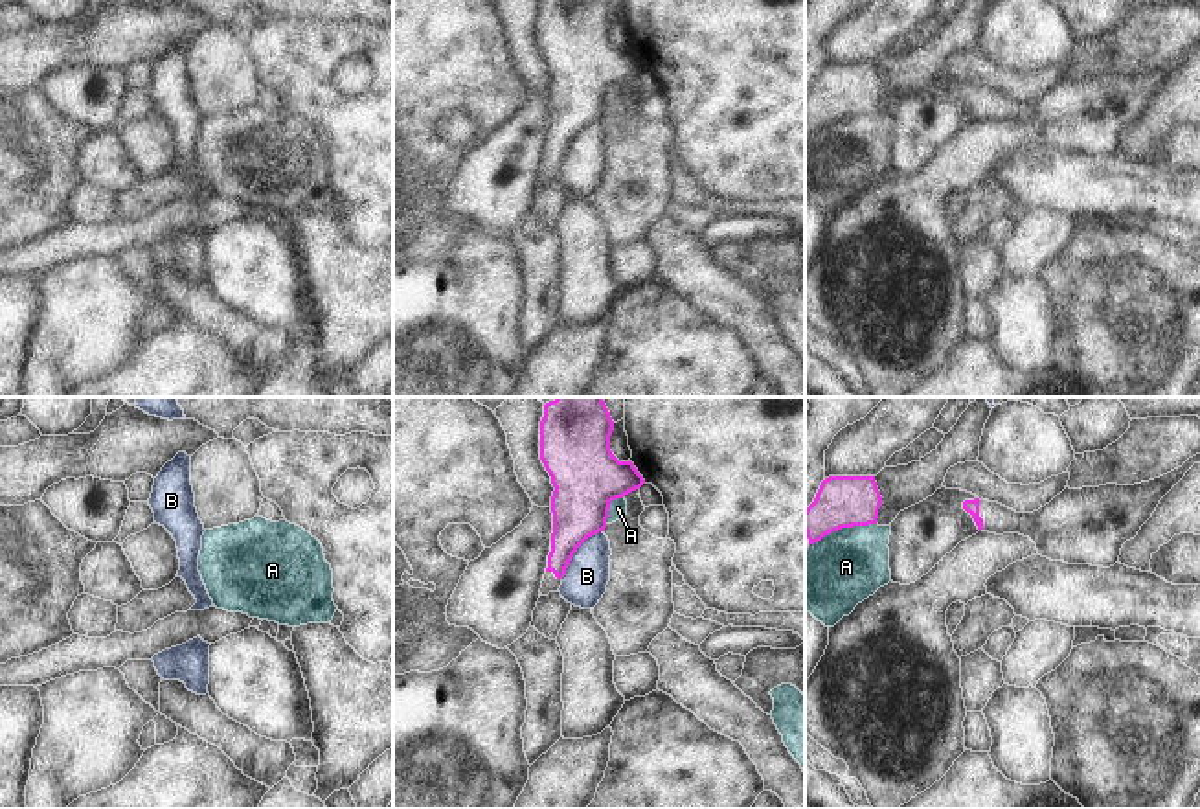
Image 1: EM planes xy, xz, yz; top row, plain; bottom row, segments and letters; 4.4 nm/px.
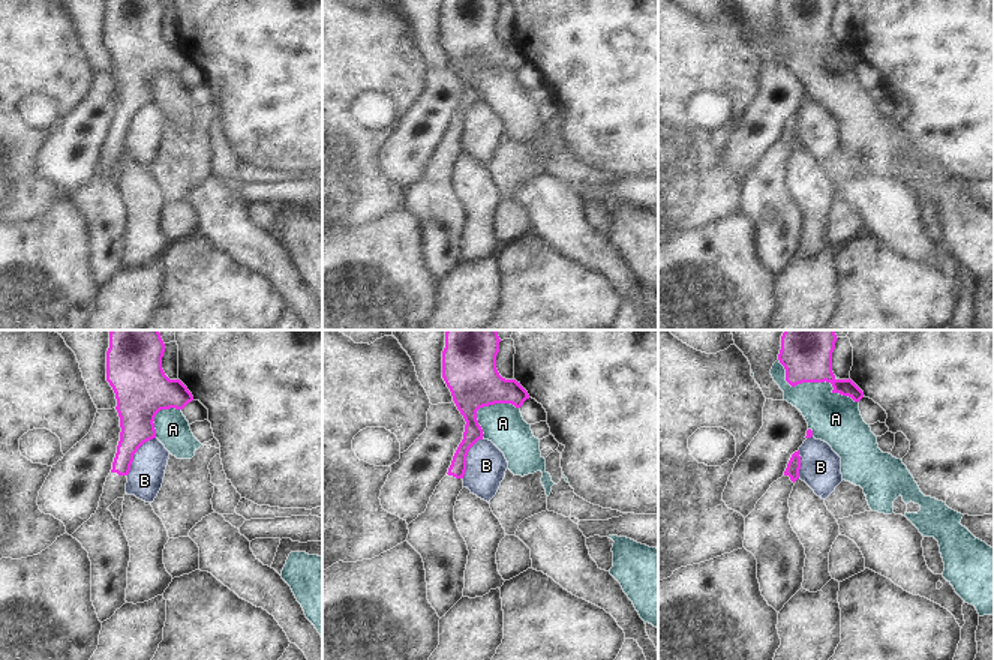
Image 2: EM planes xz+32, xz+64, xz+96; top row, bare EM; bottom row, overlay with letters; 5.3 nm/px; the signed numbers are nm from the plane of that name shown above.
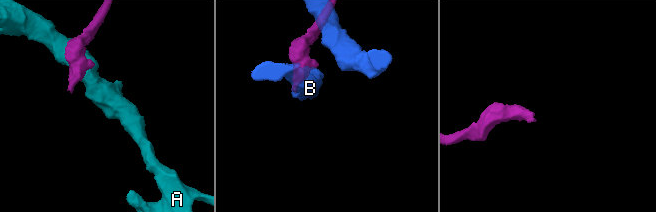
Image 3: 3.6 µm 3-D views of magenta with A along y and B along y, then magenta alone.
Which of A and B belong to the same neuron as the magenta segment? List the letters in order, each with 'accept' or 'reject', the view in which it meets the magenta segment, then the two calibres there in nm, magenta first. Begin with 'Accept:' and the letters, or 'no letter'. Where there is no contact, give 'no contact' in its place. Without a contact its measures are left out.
Accept: no letter
A: reject; contact in yz; calibres 220 and 320 nm
B: reject; contact in xz; calibres 260 and 190 nm

